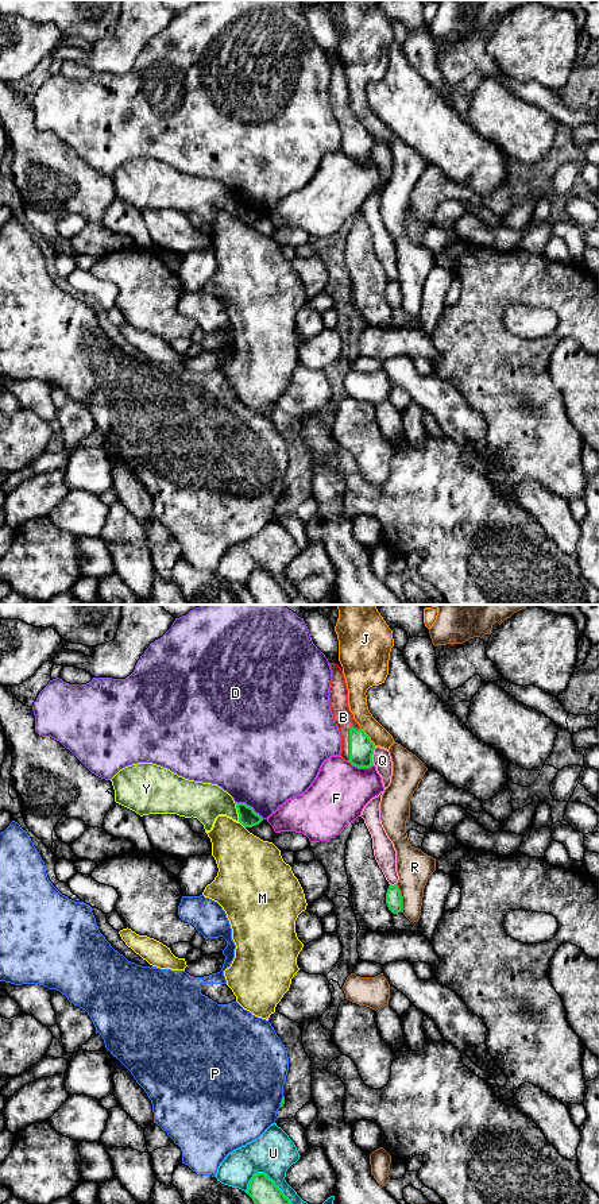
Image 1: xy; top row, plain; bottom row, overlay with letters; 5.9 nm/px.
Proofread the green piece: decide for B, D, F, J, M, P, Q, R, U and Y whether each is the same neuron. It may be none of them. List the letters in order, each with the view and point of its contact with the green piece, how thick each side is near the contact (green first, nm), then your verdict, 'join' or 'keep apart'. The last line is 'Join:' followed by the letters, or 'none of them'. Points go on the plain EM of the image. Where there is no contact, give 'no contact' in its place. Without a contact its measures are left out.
B: xy (350, 138) | 140/110 nm | join
D: xy (248, 201) | 110/480 nm | keep apart
F: xy (360, 162) | 140/340 nm | keep apart
J: xy (368, 132) | 140/110 nm | keep apart
M: xy (242, 219) | 110/340 nm | keep apart
P: xy (282, 497) | 20/480 nm | keep apart
Q: xy (371, 151) | 140/110 nm | keep apart
R: xy (401, 293) | 100/200 nm | keep apart
U: xy (275, 581) | 200/260 nm | keep apart
Y: xy (238, 208) | 110/220 nm | keep apart
Join: B

